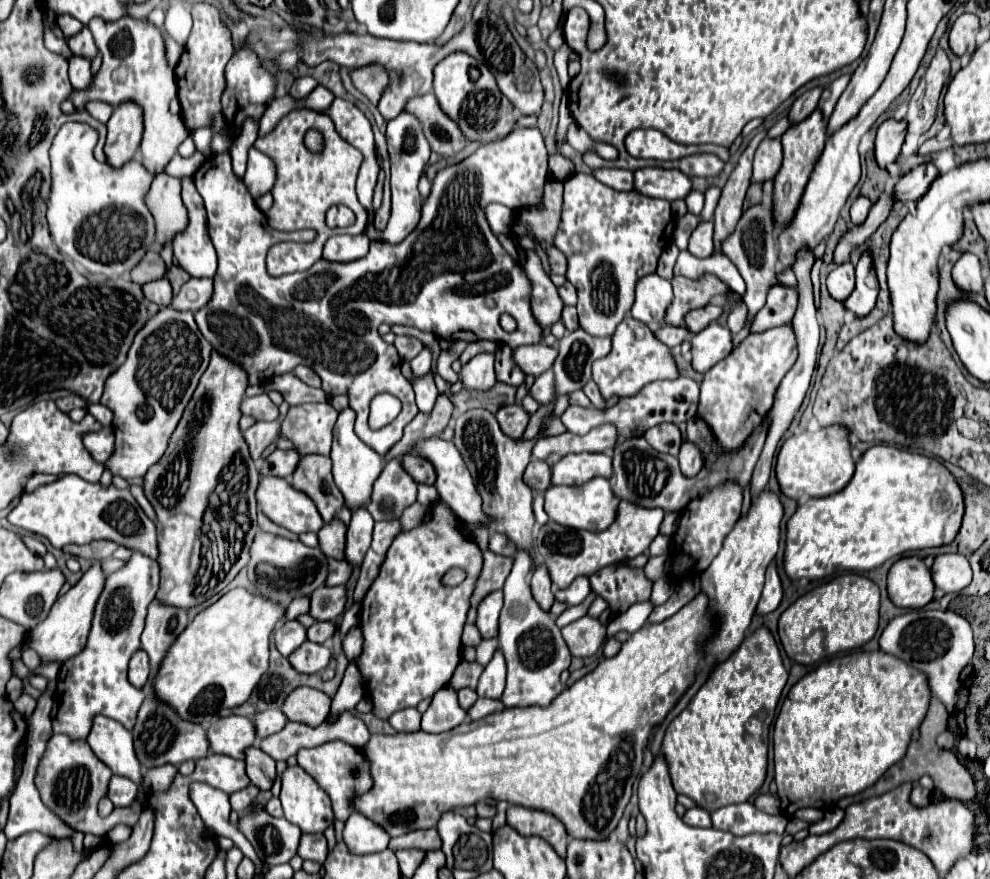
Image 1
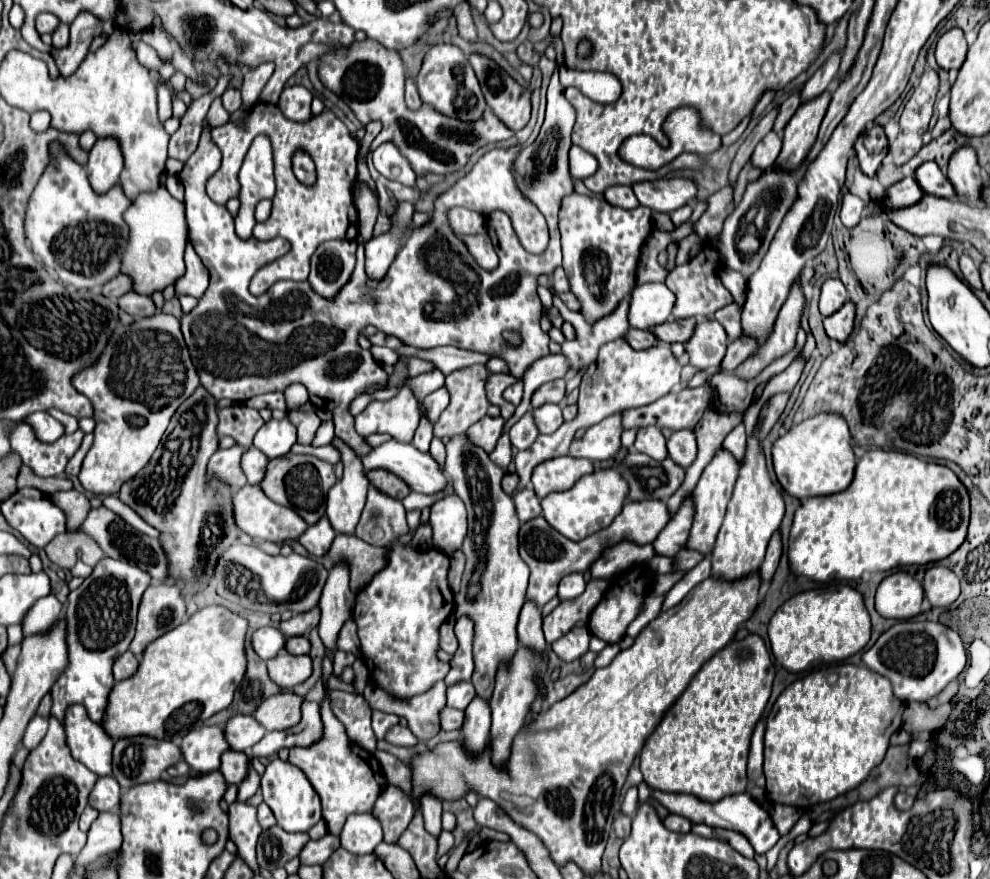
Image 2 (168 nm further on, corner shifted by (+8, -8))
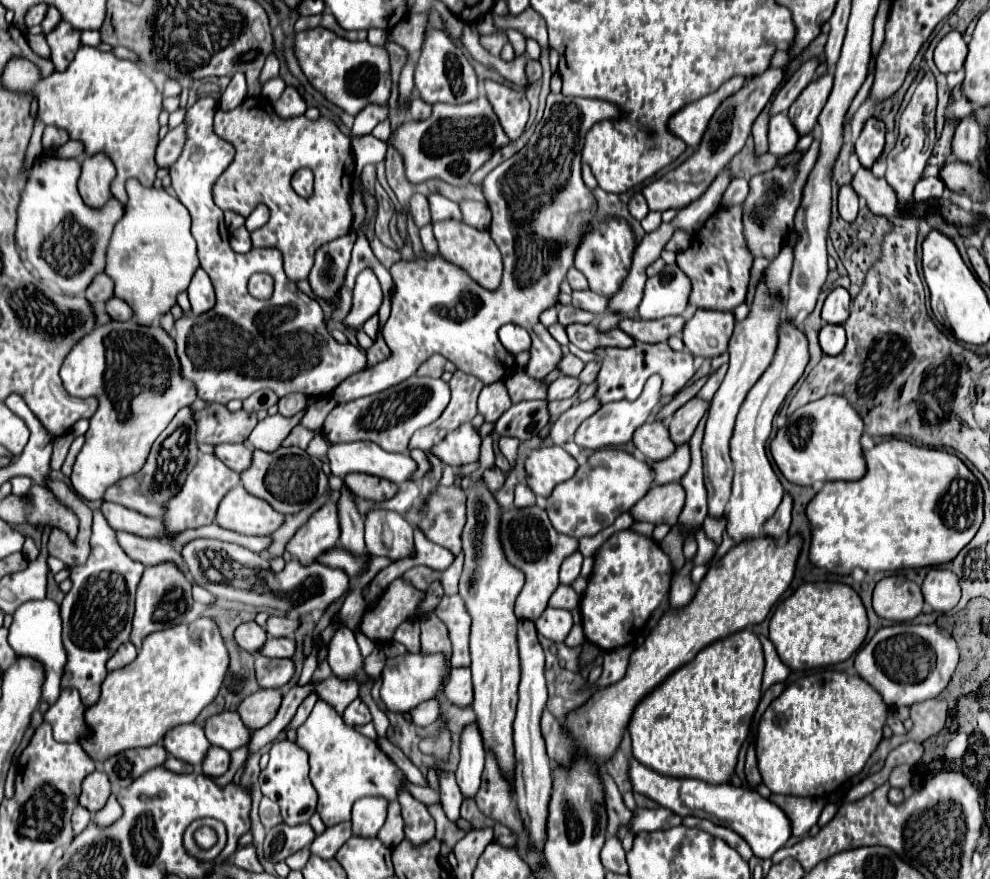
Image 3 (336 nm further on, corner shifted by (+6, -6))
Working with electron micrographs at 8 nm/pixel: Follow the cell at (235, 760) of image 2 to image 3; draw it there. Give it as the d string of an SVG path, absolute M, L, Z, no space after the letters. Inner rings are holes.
M212 746L212 750L208 750L208 758L202 764L204 774L206 776L222 776L224 772L228 772L228 768L230 768L230 752Z

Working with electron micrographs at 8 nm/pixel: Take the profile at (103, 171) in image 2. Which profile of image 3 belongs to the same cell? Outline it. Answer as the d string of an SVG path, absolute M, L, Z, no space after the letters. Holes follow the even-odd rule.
M94 154L86 156L82 160L82 176L78 180L78 190L84 202L88 206L100 208L104 202L108 202L110 194L110 184L116 176L116 168L112 166L112 160L104 154Z

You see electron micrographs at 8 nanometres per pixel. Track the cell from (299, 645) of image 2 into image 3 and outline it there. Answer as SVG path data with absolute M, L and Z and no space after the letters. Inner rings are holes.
M268 638L262 654L270 658L292 658L296 652L296 642L292 638Z

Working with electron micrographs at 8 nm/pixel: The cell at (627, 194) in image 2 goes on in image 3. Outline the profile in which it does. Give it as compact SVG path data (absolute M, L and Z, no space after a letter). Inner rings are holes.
M636 192L636 194L630 198L630 202L628 202L628 210L630 210L630 214L632 214L636 220L642 220L642 218L648 214L646 198L644 198L640 192Z

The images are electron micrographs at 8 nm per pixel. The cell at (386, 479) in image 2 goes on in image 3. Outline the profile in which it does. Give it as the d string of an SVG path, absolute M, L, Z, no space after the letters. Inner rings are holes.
M348 474L344 478L344 484L350 488L354 496L370 498L374 502L390 500L398 492L398 486L394 482L388 482L372 474Z

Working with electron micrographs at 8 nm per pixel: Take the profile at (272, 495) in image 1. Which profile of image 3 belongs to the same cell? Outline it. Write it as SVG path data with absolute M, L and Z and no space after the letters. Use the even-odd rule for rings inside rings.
M236 486L224 496L216 516L222 528L248 536L268 536L284 524L284 518L266 500L248 494L244 486Z

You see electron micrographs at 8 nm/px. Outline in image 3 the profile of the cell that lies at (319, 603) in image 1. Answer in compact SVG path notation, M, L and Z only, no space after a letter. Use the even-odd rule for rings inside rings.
M270 616L266 630L270 632L270 636L286 636L286 638L294 638L294 632L300 626L300 618L288 618L288 616Z

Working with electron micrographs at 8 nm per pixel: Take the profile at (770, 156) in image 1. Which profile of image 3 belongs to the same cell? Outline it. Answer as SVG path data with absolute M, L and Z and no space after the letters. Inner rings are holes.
M778 114L768 124L768 152L774 156L786 156L794 150L798 134L786 114Z

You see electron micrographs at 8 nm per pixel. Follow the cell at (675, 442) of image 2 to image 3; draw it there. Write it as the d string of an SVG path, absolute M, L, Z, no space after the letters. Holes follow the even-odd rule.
M692 398L688 400L680 410L676 410L674 418L670 420L670 438L676 446L682 446L682 444L688 444L700 418L704 416L704 412L708 410L708 402L704 400L698 400L698 398Z

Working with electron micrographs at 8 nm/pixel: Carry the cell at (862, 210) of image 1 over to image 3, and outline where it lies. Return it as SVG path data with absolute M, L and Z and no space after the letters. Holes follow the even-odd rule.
M842 186L838 196L838 212L846 222L854 222L858 216L858 194L852 186Z

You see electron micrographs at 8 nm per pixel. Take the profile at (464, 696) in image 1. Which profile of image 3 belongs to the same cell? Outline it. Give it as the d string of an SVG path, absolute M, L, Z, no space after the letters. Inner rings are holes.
M452 668L448 682L444 686L444 698L458 708L472 706L474 690L470 680L470 668Z

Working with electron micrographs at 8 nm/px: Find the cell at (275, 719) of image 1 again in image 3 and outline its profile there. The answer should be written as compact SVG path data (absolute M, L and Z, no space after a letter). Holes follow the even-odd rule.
M224 712L210 716L204 724L204 730L212 746L220 746L228 752L246 746L252 736L252 730L242 722L238 712Z

